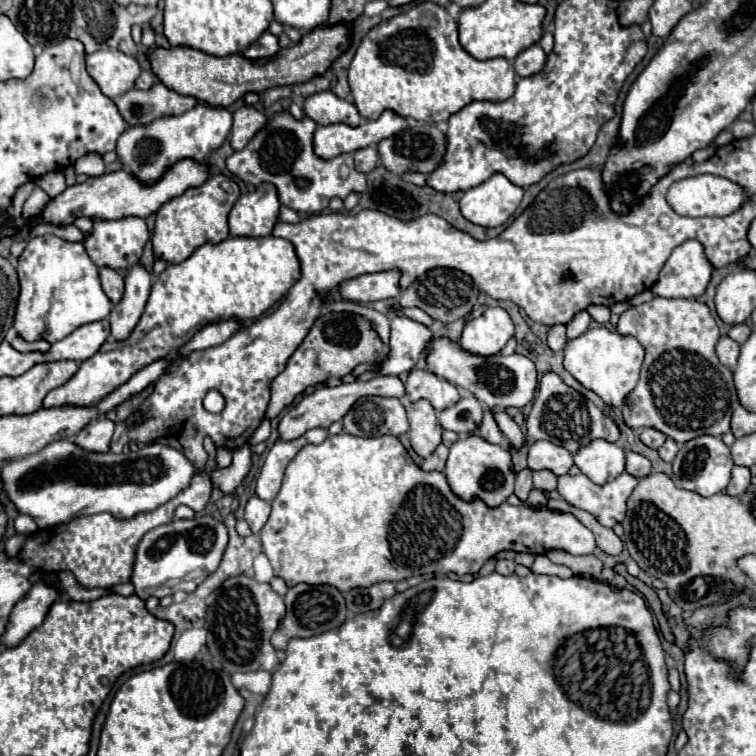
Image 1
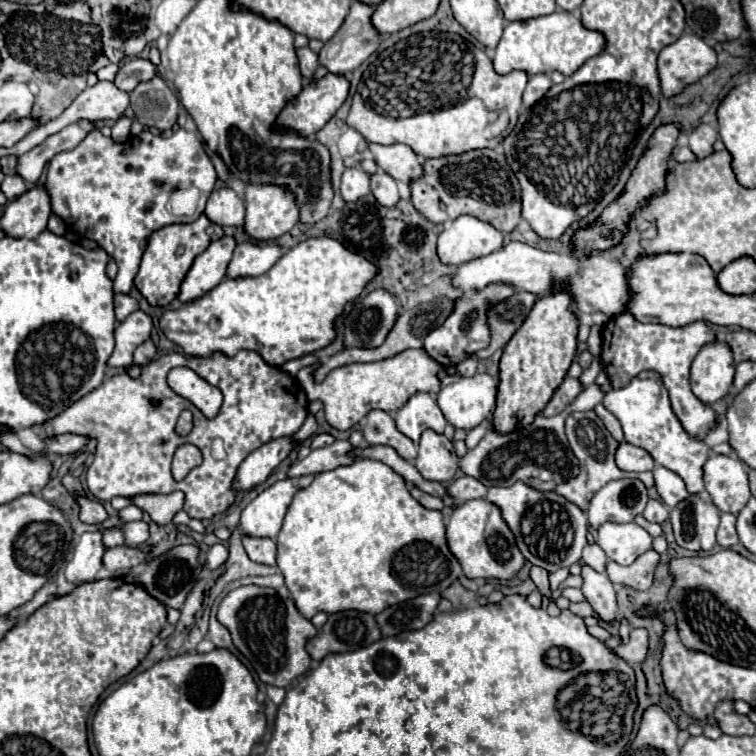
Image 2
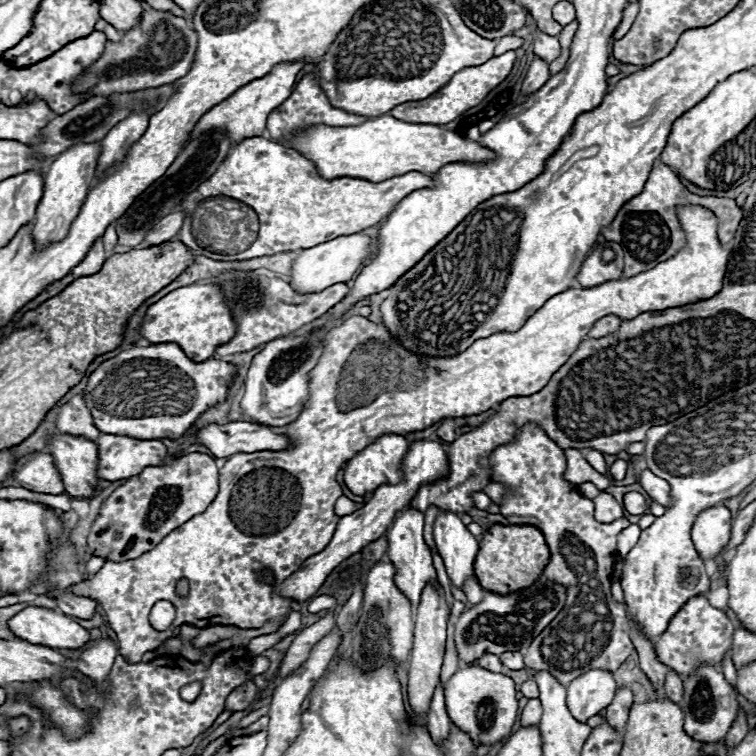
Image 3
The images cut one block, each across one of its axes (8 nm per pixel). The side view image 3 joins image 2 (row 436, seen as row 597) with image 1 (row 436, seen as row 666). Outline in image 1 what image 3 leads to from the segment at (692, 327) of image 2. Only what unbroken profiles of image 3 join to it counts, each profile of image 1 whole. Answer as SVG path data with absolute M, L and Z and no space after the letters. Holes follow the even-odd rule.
M654 298L628 308L618 320L618 332L634 336L646 350L640 380L622 404L630 428L658 428L676 442L694 436L722 436L730 430L730 416L738 404L732 372L720 364L714 344L720 330L706 304L694 298Z

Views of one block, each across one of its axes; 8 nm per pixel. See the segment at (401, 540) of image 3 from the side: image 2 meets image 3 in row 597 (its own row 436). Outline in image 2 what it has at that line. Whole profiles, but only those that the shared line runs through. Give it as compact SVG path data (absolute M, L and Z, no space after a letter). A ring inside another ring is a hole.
M416 392L394 416L396 428L408 436L414 444L418 444L420 434L424 430L434 430L438 434L444 432L446 420L434 400L432 394Z

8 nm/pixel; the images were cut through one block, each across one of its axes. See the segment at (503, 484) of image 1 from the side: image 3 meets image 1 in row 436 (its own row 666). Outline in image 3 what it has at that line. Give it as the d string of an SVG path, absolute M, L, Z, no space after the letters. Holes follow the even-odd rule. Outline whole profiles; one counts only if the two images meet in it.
M464 664L460 666L446 684L446 710L452 718L452 722L466 730L476 744L496 744L502 738L510 736L516 712L518 712L518 700L516 700L516 688L514 680L506 674L490 672L478 664Z

